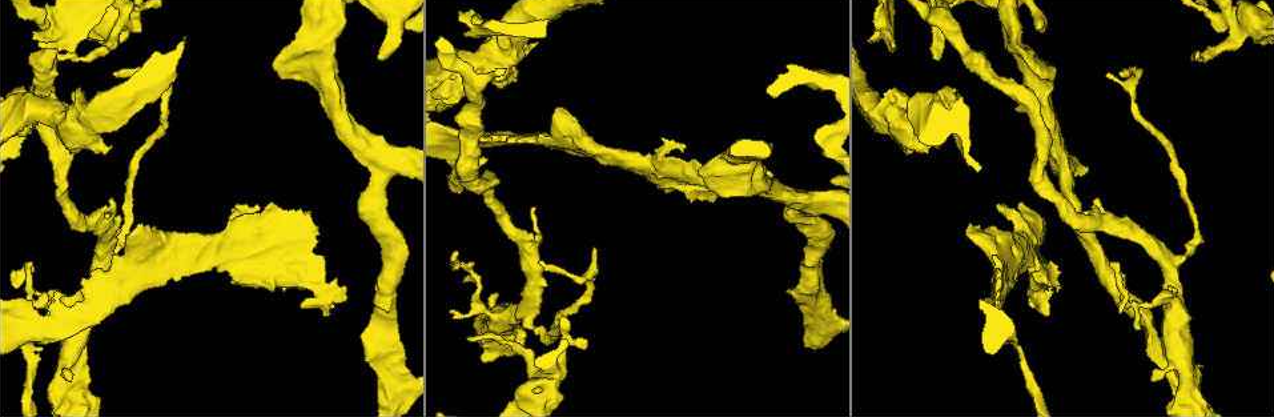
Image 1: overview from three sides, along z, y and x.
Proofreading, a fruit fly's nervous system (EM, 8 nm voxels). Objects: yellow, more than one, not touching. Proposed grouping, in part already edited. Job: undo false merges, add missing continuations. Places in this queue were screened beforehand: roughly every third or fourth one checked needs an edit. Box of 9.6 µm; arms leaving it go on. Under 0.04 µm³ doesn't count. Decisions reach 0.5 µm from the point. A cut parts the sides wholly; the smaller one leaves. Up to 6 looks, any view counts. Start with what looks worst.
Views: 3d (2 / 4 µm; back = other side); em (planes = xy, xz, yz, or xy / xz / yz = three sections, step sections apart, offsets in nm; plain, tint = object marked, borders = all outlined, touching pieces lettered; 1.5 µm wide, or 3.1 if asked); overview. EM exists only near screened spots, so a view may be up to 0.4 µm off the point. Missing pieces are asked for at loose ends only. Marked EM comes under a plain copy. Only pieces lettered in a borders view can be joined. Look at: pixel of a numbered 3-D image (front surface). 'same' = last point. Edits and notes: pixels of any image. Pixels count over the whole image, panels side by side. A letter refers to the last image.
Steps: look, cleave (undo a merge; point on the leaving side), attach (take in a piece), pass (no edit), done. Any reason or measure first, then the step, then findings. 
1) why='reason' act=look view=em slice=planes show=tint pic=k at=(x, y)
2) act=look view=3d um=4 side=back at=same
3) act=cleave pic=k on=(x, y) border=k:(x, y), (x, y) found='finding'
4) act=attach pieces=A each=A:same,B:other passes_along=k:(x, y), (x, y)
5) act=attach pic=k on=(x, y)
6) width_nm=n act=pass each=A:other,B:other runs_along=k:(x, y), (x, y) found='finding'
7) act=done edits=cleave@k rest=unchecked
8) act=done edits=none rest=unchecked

why='branch stops here' act=look view=em slice=planes show=borders pic=1 at=(886, 92)

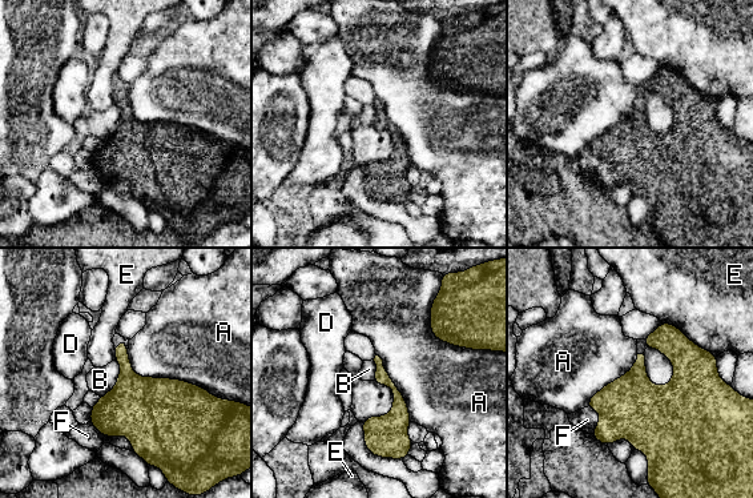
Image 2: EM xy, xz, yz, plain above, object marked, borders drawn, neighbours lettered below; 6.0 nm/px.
act=pass each=A:other,B:other,D:other,E:other,F:other runs_along=2:(712, 357), (665, 401), (591, 405) found='no lettered piece goes on from it'

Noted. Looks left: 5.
why='an open end' act=look view=em slice=xz step=8 show=borders pic=1 at=(1001, 204)

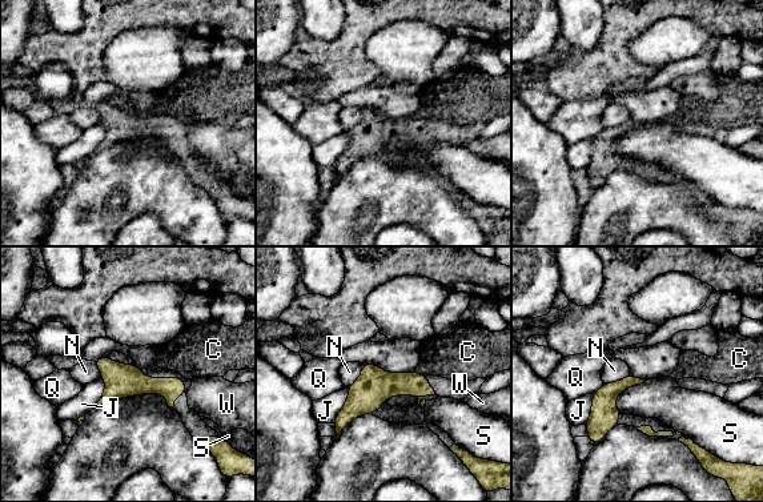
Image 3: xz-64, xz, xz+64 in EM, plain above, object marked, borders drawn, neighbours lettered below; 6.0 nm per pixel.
width_nm=170 longest_contact=S:260nm act=attach pieces=C each=C:same,J:other,N:other,Q:other,S:other,W:other found='it goes on there'

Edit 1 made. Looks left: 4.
why='stops while still wide' act=look view=em slice=xz step=8 show=tint pic=1 at=(366, 341)

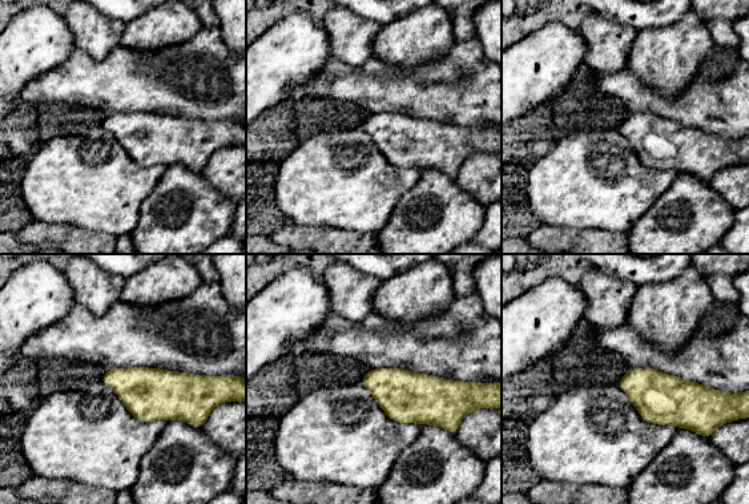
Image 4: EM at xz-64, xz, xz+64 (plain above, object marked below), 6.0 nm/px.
why='another direction' act=look view=em slice=planes show=borders at=same

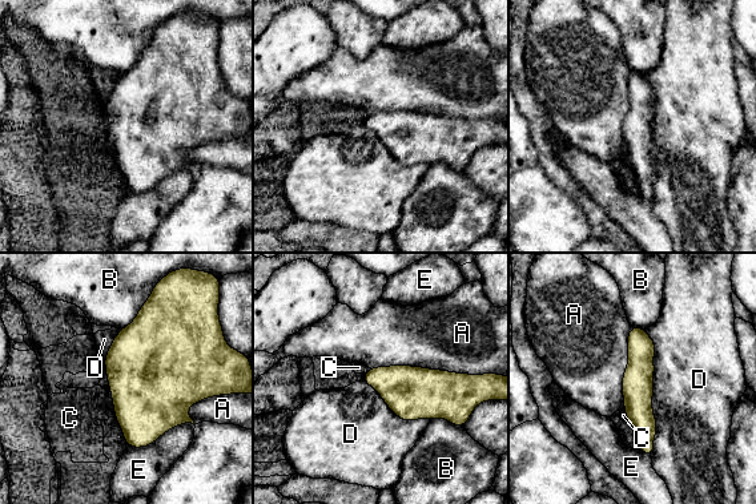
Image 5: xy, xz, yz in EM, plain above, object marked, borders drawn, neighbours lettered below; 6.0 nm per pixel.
act=pass each=A:other,B:other,C:other,D:other,E:other runs_along=5:(634, 330), (650, 451) found='no lettered piece goes on from it'

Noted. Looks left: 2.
act=done edits=attach@3 rest=unchecked

